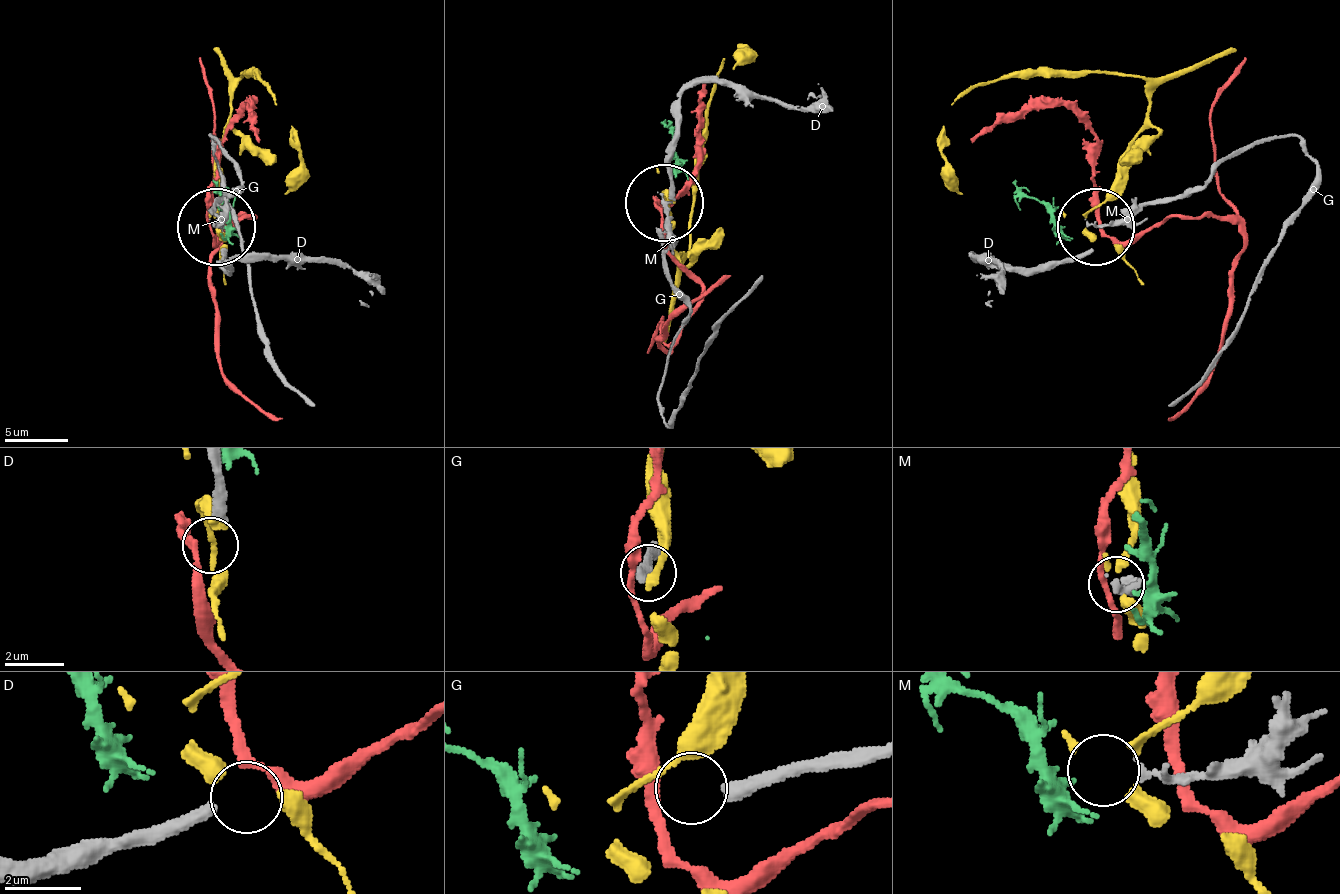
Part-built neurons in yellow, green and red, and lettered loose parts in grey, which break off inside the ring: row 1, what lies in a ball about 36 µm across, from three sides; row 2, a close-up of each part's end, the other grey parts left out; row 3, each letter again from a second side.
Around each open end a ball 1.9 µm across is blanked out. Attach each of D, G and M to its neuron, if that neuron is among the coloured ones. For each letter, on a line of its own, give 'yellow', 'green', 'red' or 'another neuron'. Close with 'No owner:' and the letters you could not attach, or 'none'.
D: another neuron
G: another neuron
M: another neuron
No owner: D, G, M

